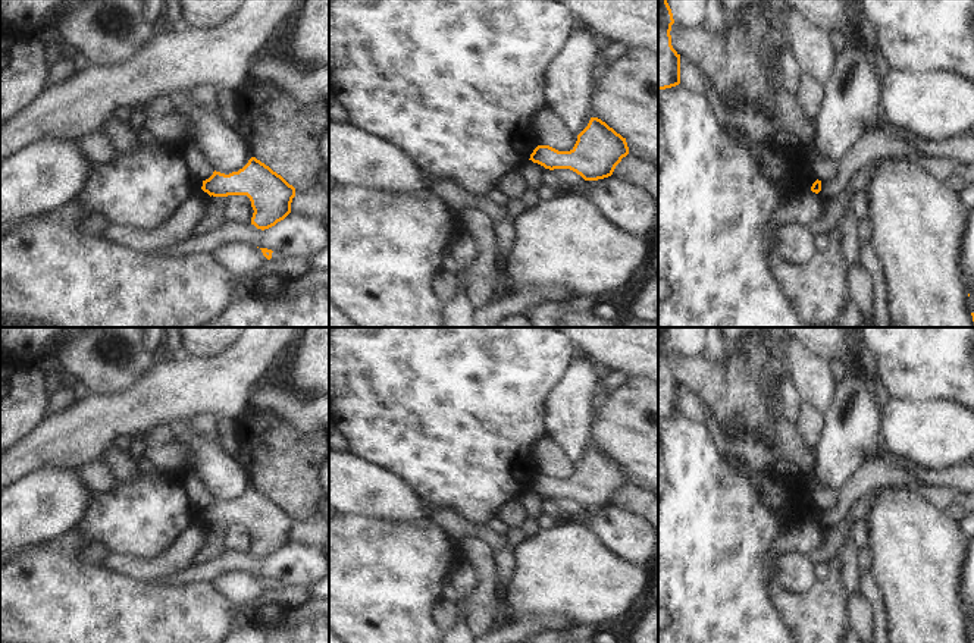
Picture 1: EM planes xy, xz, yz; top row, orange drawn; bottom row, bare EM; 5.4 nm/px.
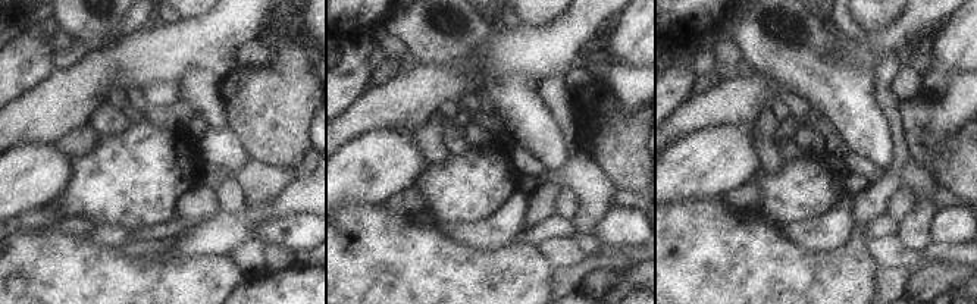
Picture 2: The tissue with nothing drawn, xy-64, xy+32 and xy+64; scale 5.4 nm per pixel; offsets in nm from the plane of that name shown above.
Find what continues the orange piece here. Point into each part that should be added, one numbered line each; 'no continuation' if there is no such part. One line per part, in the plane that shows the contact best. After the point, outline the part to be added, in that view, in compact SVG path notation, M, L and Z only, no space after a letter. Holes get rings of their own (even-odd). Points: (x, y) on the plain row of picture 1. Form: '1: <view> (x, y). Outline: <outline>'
no continuation

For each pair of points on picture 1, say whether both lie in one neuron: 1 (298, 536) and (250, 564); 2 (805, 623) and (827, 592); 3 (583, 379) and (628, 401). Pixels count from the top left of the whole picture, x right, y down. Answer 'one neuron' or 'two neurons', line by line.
1: two neurons
2: one neuron
3: two neurons

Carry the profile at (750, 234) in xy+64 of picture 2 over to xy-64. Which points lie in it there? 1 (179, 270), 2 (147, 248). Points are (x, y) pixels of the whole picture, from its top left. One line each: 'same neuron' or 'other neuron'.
1: same neuron
2: other neuron

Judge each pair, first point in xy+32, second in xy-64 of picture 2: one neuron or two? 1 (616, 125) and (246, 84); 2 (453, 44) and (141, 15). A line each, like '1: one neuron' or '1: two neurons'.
1: one neuron
2: two neurons

